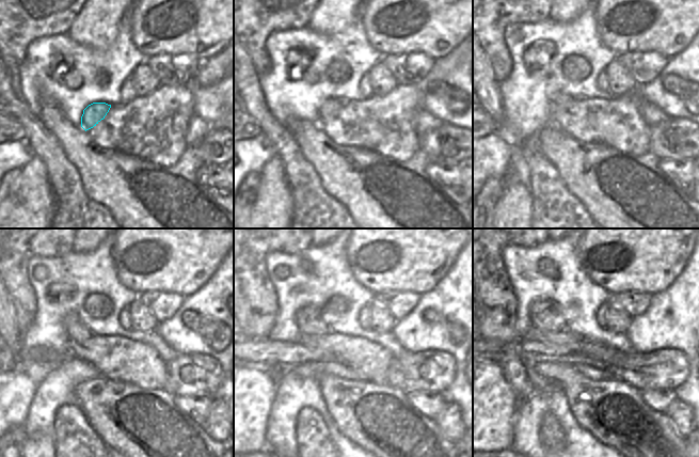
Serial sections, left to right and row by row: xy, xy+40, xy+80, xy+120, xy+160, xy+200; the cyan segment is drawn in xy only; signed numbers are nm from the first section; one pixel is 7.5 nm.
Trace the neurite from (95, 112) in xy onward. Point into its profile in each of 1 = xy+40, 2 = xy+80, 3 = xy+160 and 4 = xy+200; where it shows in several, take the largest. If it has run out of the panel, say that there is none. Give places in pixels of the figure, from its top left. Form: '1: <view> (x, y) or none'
1: xy+40 (331, 107)
2: xy+80 (558, 98)
3: xy+160 (308, 319)
4: xy+200 (545, 314)

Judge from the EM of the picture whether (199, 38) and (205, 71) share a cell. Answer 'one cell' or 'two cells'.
two cells

